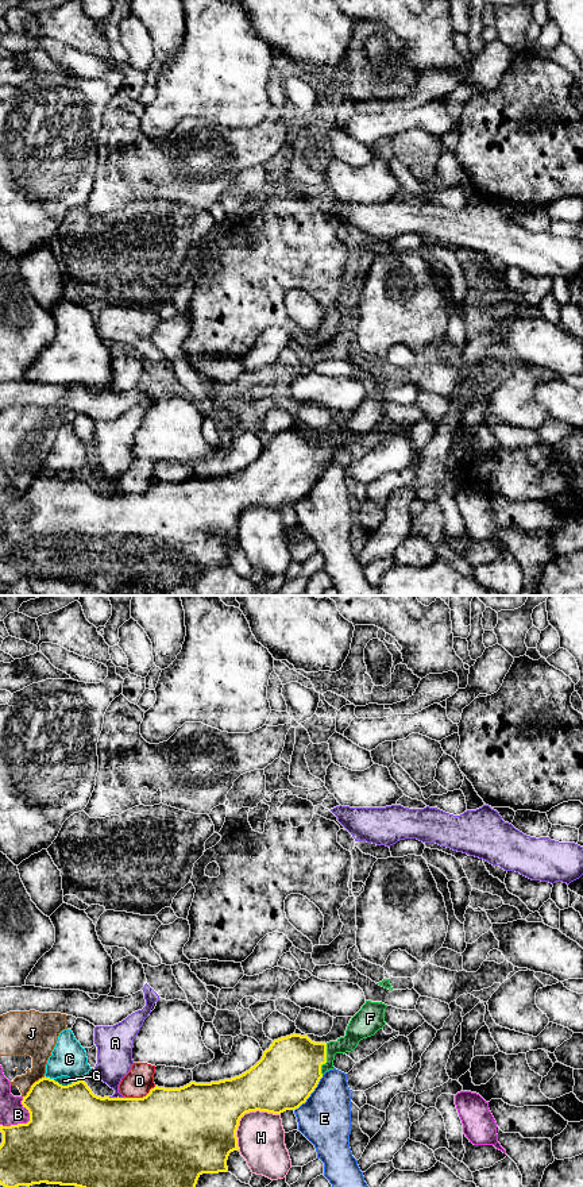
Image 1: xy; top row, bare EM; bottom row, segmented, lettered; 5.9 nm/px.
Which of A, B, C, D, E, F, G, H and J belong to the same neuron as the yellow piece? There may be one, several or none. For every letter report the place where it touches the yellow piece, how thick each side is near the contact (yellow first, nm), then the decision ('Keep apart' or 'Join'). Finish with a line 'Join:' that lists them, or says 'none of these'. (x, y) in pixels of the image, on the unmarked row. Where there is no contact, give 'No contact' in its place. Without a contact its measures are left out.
A: Touches yellow at xy (118, 492). Thickness 500 nm (yellow) against 200 nm. Keep apart
B: Touches yellow at xy (27, 517). Thickness 500 nm (yellow) against 140 nm. Keep apart
C: Touches yellow at xy (49, 473). Thickness 380 nm (yellow) against 220 nm. Keep apart
D: Touches yellow at xy (141, 493). Thickness 500 nm (yellow) against 170 nm. Keep apart
E: Touches yellow at xy (311, 488). Thickness 360 nm (yellow) against 300 nm. Keep apart
F: Touches yellow at xy (325, 454). Thickness 360 nm (yellow) against 120 nm. Join
G: Touches yellow at xy (61, 480). Thickness 480 nm (yellow) against 60 nm. Keep apart
H: Touches yellow at xy (244, 508). Thickness 420 nm (yellow) against 280 nm. Keep apart
J: Touches yellow at xy (33, 480). Thickness 360 nm (yellow) against 180 nm. Keep apart
Join: F

